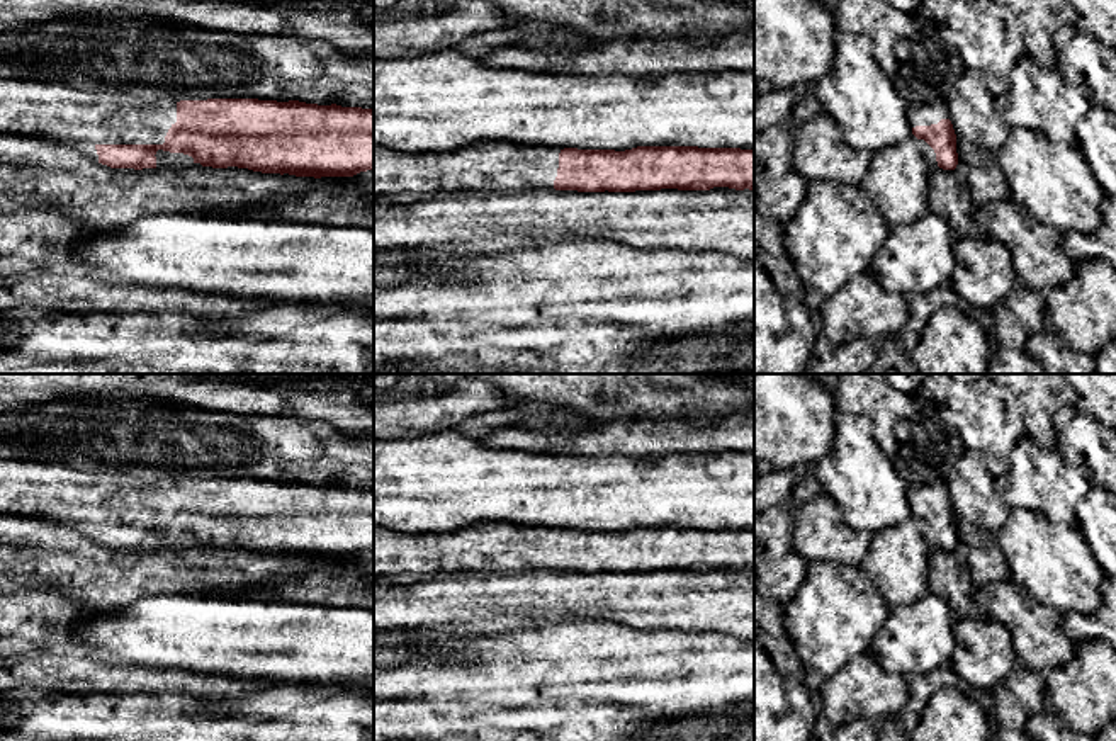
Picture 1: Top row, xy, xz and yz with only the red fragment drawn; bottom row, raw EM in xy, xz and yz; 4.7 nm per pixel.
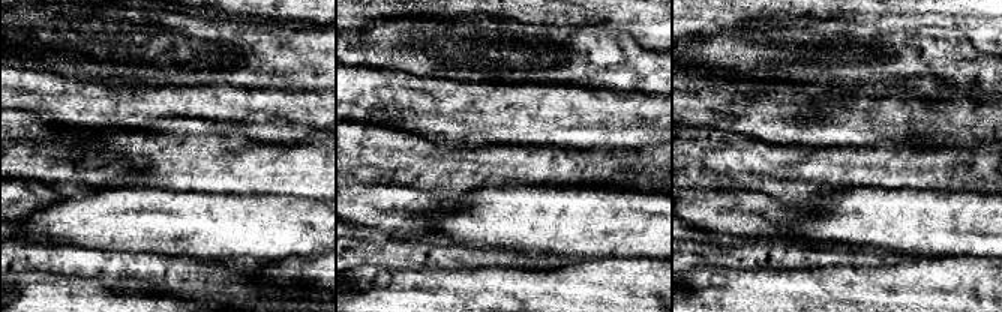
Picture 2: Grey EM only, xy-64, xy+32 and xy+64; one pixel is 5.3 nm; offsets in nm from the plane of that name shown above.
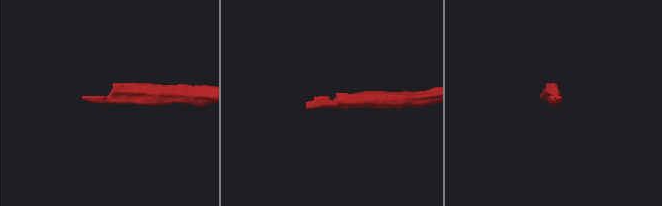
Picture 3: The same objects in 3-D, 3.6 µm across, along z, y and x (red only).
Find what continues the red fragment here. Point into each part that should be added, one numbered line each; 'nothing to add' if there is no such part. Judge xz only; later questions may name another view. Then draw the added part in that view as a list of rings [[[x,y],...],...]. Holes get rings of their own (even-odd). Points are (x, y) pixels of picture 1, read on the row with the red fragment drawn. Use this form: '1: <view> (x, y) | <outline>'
1: xz (488, 165) | [[[479,141],[454,151],[404,153],[374,146],[374,197],[554,189],[559,148]]]

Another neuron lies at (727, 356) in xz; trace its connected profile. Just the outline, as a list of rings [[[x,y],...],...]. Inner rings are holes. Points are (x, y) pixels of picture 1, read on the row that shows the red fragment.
[[[741,325],[685,333],[681,342],[673,343],[676,362],[669,367],[671,374],[705,374],[708,369],[736,374],[754,369],[754,338],[732,340]]]

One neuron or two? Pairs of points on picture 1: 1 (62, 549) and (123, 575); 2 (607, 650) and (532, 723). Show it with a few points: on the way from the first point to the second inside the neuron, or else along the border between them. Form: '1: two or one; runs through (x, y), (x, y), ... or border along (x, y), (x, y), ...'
1: one; runs through (77, 563), (99, 575), (107, 575)
2: two; border along (595, 701), (552, 699), (525, 702), (515, 707)

